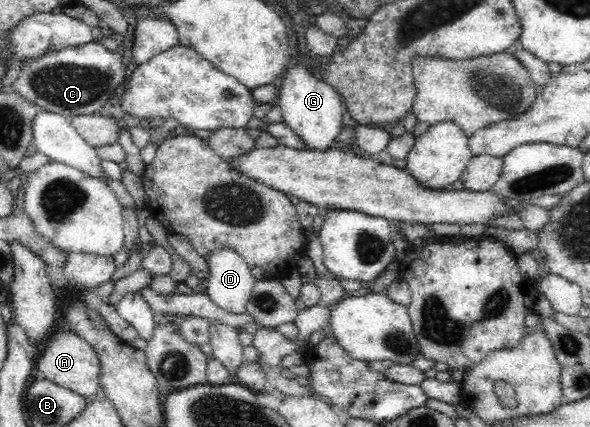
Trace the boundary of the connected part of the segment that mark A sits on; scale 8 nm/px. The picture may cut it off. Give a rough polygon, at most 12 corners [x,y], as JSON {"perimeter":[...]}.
{"perimeter":[[57,331],[37,359],[41,377],[86,399],[102,396],[97,352]]}

